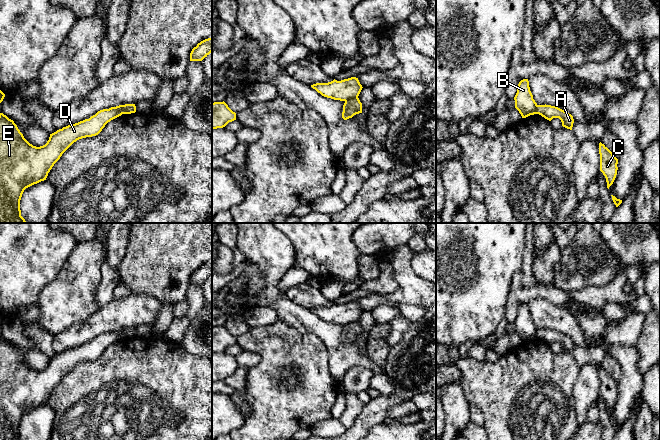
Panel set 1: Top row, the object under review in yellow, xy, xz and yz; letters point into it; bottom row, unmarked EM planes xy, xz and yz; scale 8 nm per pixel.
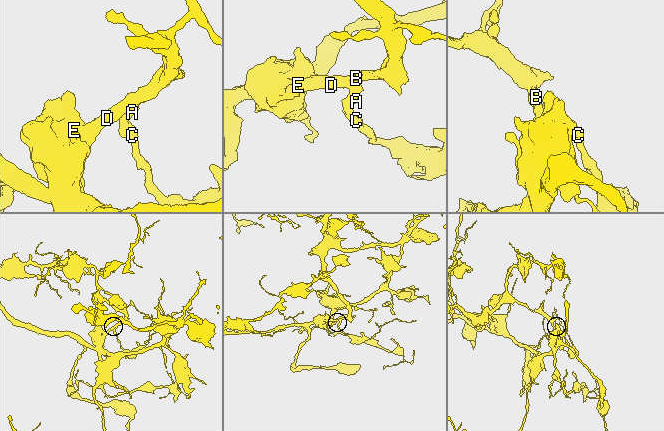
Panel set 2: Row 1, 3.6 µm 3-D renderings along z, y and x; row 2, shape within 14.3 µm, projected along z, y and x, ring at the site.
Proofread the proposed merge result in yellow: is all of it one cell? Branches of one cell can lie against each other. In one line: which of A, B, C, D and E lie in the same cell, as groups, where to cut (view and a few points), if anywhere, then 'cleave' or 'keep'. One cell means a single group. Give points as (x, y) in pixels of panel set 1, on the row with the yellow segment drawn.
groups A C / B D E; cut xz (357, 97), (345, 101); cleave

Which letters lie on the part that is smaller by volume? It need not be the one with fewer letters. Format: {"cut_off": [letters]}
{"cut_off": ["A", "C"]}

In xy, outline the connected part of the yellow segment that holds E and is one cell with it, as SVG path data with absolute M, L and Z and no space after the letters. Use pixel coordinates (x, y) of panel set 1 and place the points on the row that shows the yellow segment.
M123 106L100 110L89 119L63 127L50 134L47 143L40 147L30 144L14 121L0 113L0 223L27 223L20 210L24 190L46 180L54 164L74 142L98 135L108 122L123 114Z

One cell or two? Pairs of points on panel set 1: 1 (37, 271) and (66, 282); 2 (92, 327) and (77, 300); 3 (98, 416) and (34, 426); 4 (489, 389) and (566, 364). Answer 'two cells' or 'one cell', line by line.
1: two cells
2: two cells
3: two cells
4: one cell

